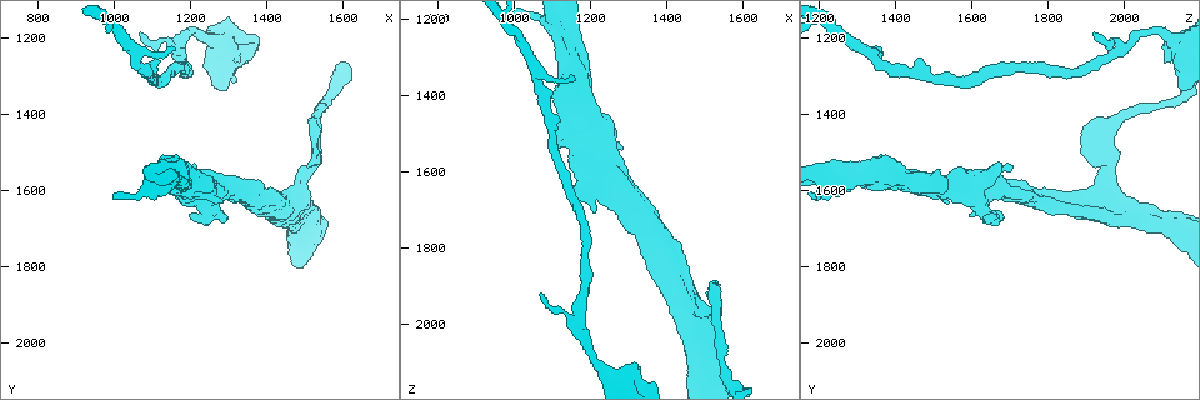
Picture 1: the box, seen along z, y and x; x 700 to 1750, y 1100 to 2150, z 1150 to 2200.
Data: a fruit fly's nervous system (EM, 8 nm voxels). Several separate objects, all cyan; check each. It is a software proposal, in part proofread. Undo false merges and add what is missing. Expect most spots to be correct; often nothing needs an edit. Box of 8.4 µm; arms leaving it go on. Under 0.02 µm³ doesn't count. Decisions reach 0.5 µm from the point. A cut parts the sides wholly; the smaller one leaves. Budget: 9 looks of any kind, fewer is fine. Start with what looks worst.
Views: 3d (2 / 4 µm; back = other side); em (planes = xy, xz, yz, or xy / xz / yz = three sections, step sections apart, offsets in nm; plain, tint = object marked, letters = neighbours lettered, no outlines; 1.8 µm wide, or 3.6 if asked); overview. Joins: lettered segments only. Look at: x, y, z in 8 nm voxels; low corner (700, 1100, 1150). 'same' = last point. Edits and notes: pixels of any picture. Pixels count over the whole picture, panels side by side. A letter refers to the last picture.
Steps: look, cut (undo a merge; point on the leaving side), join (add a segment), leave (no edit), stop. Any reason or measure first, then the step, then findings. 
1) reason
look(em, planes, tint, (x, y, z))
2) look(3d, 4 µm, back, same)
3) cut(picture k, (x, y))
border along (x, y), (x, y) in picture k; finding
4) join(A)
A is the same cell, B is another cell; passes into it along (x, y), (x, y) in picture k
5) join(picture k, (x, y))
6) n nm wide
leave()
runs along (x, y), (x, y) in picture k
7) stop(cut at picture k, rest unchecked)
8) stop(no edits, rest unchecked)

three arms meet
look(em, planes, tint, (1455, 1650, 1920))

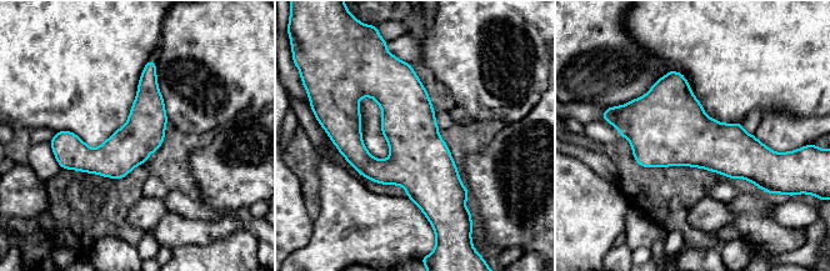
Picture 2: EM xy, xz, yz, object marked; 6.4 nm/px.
look(em, planes, letters, same)

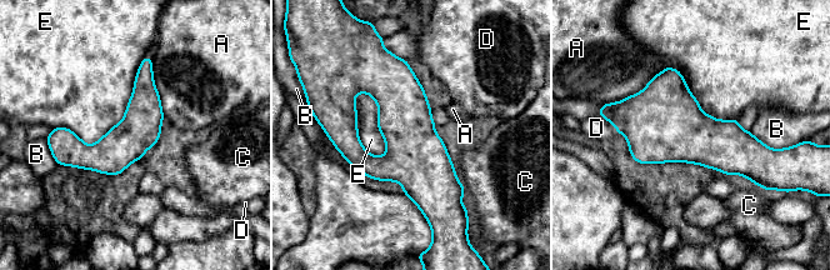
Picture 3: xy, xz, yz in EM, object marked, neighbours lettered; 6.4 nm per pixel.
leave()
A, B, C, D and E are other cells; border along (359, 91), (378, 106), (383, 156) in picture 3; continuous, no second cell

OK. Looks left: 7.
touches itself
look(em, xz, step 4, tint, (1135, 1585, 1470))

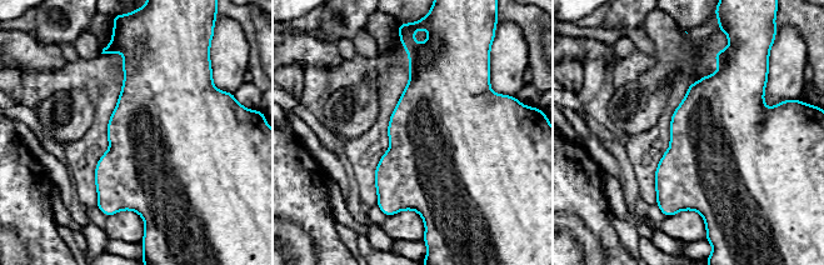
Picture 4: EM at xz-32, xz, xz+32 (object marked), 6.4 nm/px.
another direction
look(em, yz, step 4, letters, same)

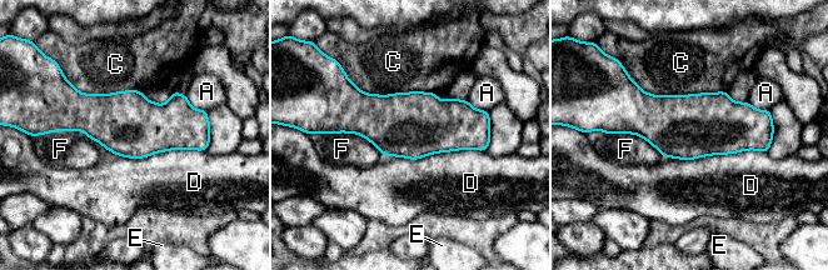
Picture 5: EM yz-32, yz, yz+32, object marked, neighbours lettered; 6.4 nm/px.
D touches over 650 nm
leave()
A, C, D, E and F are other cells; border along (767, 151), (663, 156) in picture 5; continuous, no second cell

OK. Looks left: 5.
free end
look(em, planes, letters, (1205, 1660, 1670))

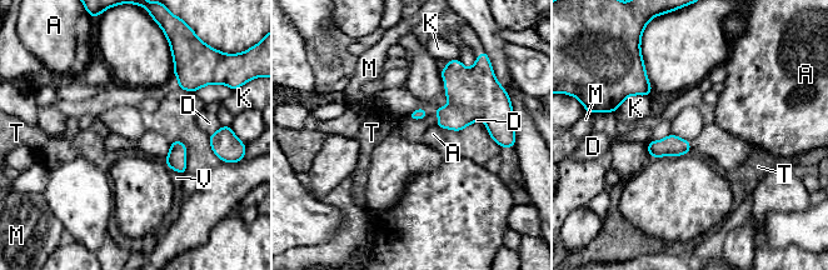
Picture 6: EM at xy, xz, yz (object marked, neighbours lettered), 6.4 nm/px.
leave()
A, D, K, M, T and V are other cells; border along (170, 143), (170, 150), (164, 158) in picture 6; none of them fits

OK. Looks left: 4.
thin neck
look(3d, 4 µm, (1555, 1375, 2110))

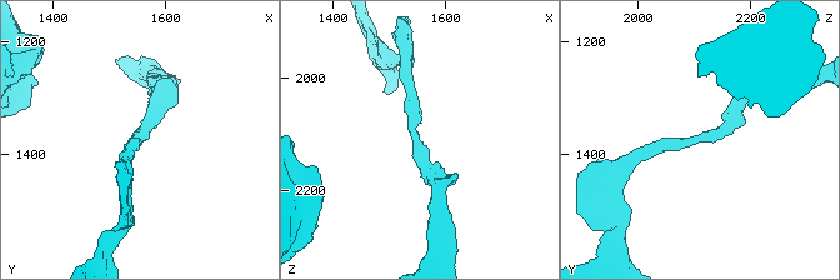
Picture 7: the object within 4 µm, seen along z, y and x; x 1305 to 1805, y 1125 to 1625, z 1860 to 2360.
arms of 190, 220 nm
look(em, yz, step 8, letters, (1545, 1375, 2110))

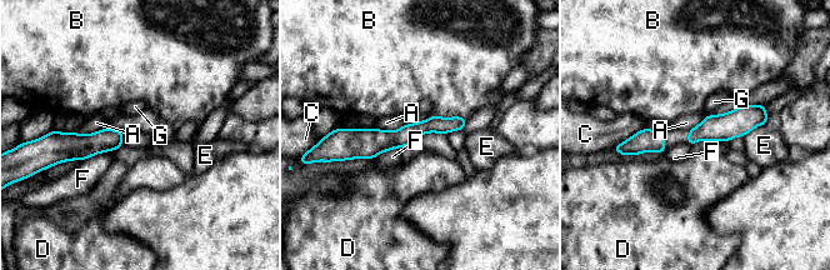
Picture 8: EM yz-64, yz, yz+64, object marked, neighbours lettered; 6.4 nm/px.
60 nm wide
leave()
A, B, C, D, E, F and G are other cells; runs along (461, 121), (345, 141) in picture 8; continuous, no second cell

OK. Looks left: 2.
stop(no edits, rest unchecked)

